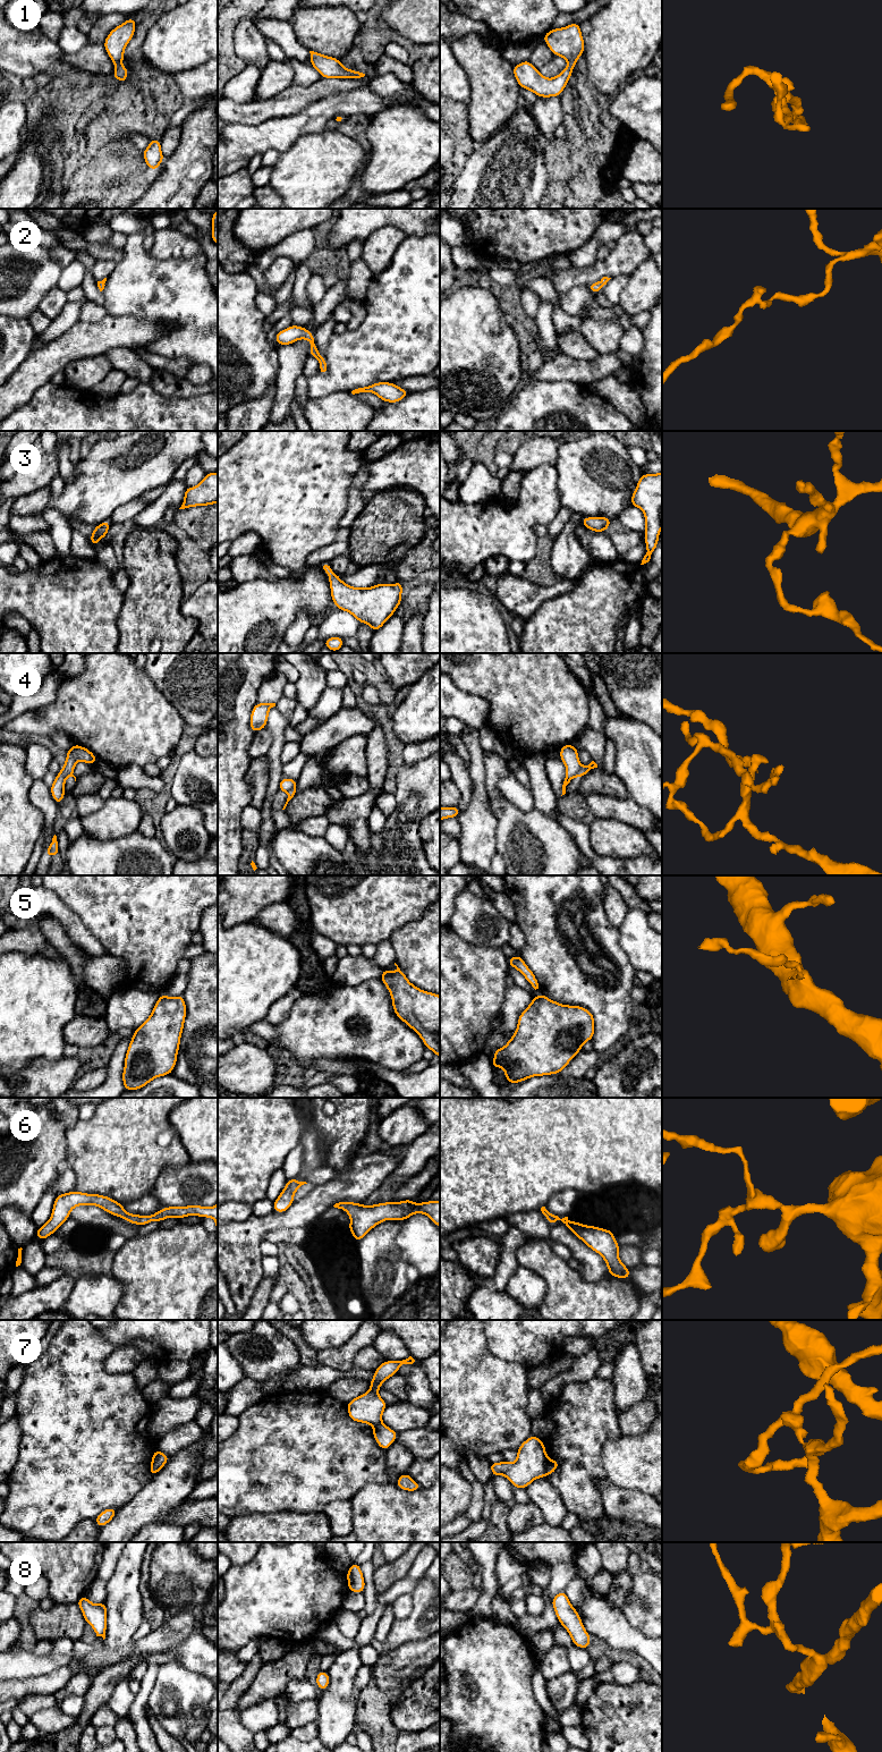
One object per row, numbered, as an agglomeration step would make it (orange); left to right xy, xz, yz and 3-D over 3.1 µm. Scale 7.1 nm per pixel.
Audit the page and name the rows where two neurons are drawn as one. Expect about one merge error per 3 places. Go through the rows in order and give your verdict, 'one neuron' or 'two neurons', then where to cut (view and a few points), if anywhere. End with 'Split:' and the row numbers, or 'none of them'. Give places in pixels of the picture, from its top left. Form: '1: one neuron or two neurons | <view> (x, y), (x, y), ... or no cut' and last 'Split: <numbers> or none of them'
1: one neuron | no cut
2: one neuron | no cut
3: one neuron | no cut
4: two neurons | yz (581, 767), (575, 776)
5: two neurons | yz (541, 993), (539, 996)
6: one neuron | no cut
7: two neurons | yz (548, 1460), (545, 1463), (545, 1474)
8: one neuron | no cut
Split: 4, 5, 7

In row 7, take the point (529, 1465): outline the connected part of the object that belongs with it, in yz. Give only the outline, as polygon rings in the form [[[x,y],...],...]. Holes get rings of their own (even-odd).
[[[531,1436],[517,1449],[517,1459],[514,1463],[490,1463],[492,1475],[504,1475],[514,1488],[526,1489],[533,1480],[546,1476],[548,1461],[543,1440]]]

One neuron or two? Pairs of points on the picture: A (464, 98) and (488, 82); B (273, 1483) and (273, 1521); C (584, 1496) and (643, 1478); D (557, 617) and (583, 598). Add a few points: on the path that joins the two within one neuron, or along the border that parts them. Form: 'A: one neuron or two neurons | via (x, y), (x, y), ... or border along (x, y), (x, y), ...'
A: two neurons | border along (463, 68), (471, 91), (471, 100), (467, 106)
B: two neurons | border along (300, 1513), (283, 1511), (249, 1513), (247, 1515)
C: two neurons | border along (601, 1450), (601, 1462), (607, 1477)
D: one neuron | via (564, 617), (576, 604)

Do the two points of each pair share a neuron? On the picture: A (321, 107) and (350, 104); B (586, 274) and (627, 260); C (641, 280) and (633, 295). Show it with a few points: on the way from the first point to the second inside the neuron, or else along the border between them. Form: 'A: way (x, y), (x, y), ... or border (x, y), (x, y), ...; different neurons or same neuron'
A: way (328, 107), (344, 104); same neuron
B: way (596, 276), (610, 270), (617, 263); same neuron
C: way (641, 284), (636, 292); same neuron

